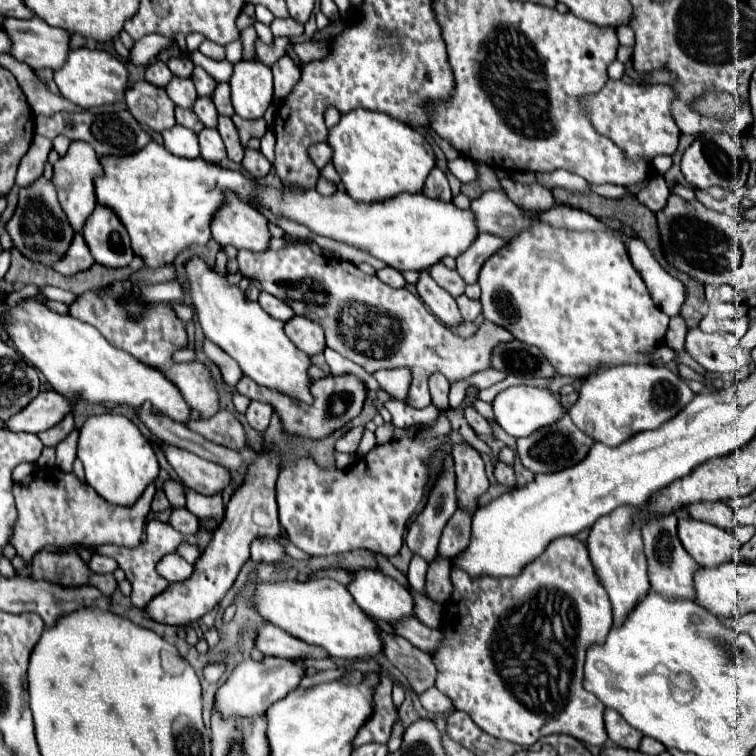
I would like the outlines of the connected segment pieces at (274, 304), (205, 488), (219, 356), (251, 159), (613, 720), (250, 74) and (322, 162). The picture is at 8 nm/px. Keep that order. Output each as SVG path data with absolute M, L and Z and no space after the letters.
M260 292L258 304L260 304L270 316L274 316L274 318L278 318L278 320L282 320L282 322L286 322L286 320L290 320L290 318L294 316L294 310L292 310L286 302L278 300L276 296L270 296L268 292Z
M158 442L158 448L166 456L166 460L172 466L172 470L176 472L176 476L188 488L192 488L200 494L212 496L218 490L224 490L228 486L230 474L220 464L208 462L188 450L182 450L182 448L166 444L166 442Z
M208 338L204 340L202 350L204 350L204 354L208 356L208 360L212 360L212 362L220 368L224 382L226 382L228 386L236 386L238 380L242 378L242 372L240 372L238 364L236 364L230 356L226 356L226 352L222 352L222 348L218 348L218 346L216 346L214 342L210 342Z
M250 148L246 150L246 156L242 160L242 166L256 180L258 178L264 178L270 172L270 168L272 168L272 164L264 158L264 154L260 150L250 150Z
M608 708L604 710L604 724L606 724L606 732L608 738L626 750L638 750L638 744L642 740L642 732L638 732L636 728L630 728L630 724L618 716L616 712L610 712Z
M240 60L230 78L232 106L242 118L262 118L272 102L272 72L266 64Z
M326 142L312 144L312 146L308 148L308 154L310 154L312 164L314 164L318 170L322 170L322 168L330 162L330 148L328 148L328 144L326 144Z

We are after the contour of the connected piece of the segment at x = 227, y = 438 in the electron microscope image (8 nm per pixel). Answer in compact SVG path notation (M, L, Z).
M220 410L212 418L204 420L190 420L186 422L190 430L204 436L208 442L228 446L228 448L242 448L246 444L246 434L242 424L236 420L234 412Z

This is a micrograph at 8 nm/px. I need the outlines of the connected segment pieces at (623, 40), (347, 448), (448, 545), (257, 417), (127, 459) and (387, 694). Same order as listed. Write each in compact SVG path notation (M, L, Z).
M619 26L617 36L621 46L633 47L635 44L634 31L630 26Z
M350 428L344 436L340 436L334 444L336 452L346 452L346 454L354 454L356 448L358 448L358 442L360 442L360 436L362 436L362 428Z
M458 508L456 514L448 520L446 528L442 530L440 536L440 546L438 552L442 558L454 558L460 552L464 552L468 548L470 542L470 522L472 522L472 514L468 510Z
M250 402L248 410L246 410L248 424L258 432L264 432L268 428L270 416L272 416L272 406L264 404L264 402Z
M120 414L90 416L80 428L78 438L78 460L84 464L86 482L108 502L118 506L130 506L138 500L142 490L156 480L158 460L150 442L142 436L136 424Z
M388 674L380 676L374 702L376 702L376 714L358 732L354 748L366 742L374 742L376 738L380 738L380 742L388 742L392 736L392 726L398 722L398 708L392 702L392 678Z

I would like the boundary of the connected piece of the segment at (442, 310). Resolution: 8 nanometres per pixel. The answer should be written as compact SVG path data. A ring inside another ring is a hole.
M422 270L422 276L416 284L416 290L422 298L422 302L430 308L430 312L448 328L456 328L462 324L462 316L460 310L456 306L456 300L444 290L440 288L430 276L426 276L426 272Z

